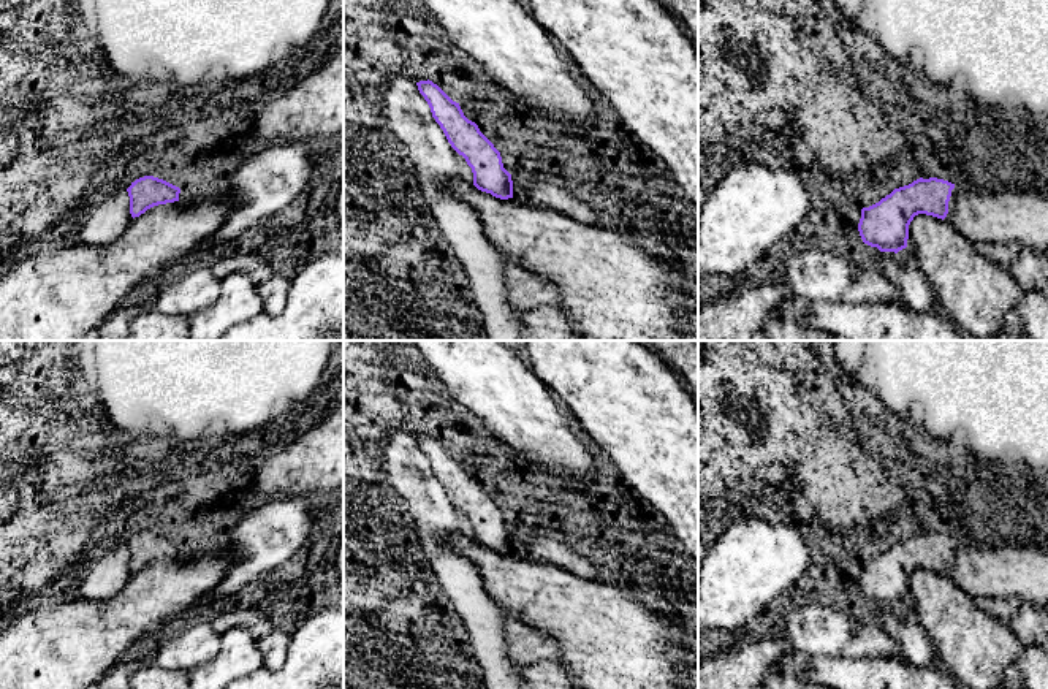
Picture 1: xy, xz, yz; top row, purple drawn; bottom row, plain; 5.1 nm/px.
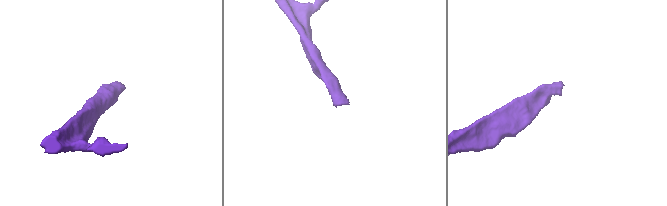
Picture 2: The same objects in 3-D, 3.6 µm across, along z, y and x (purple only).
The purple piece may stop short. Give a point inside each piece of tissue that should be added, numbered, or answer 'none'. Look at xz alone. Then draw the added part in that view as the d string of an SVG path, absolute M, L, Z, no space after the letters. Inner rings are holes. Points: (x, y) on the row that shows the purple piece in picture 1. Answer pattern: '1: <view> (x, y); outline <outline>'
none

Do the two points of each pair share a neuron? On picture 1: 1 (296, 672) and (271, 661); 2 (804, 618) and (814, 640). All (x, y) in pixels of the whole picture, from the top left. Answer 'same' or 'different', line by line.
1: different
2: same

